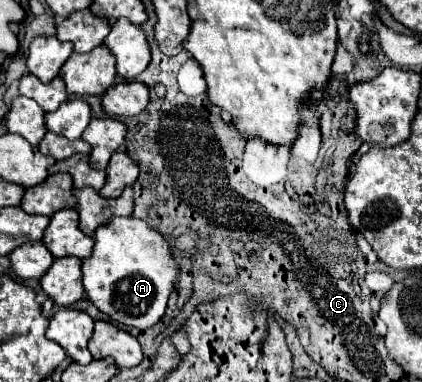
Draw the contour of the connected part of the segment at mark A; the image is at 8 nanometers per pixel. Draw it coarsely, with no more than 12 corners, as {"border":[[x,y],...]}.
{"border":[[115,217],[83,259],[89,301],[153,327],[177,283],[159,231]]}

